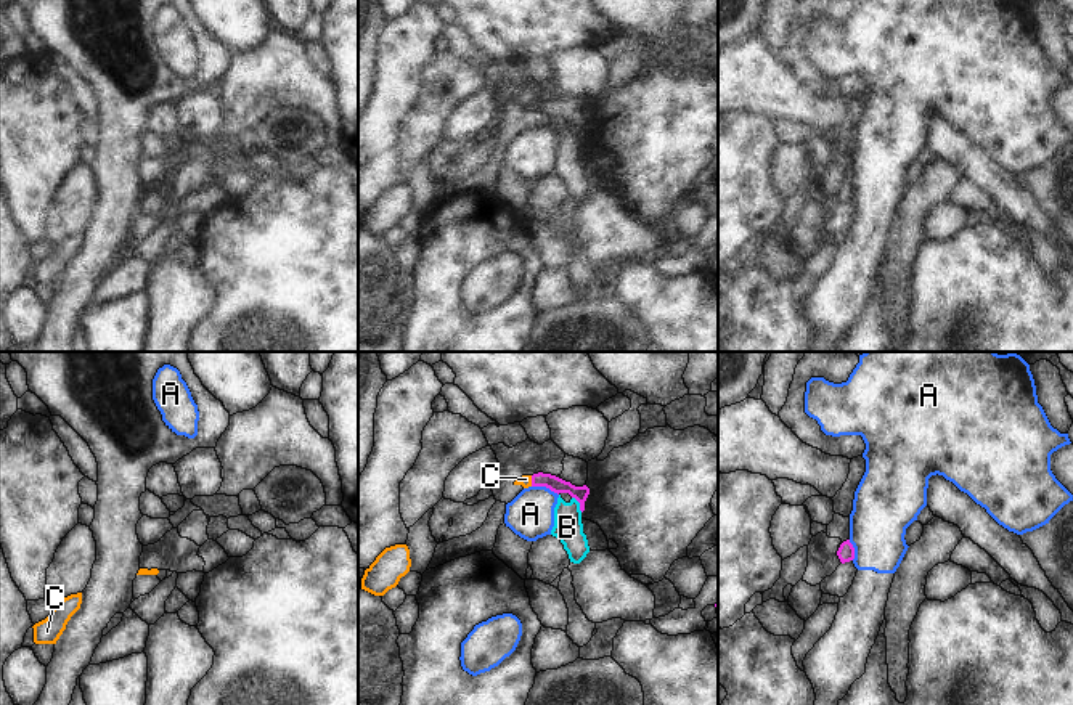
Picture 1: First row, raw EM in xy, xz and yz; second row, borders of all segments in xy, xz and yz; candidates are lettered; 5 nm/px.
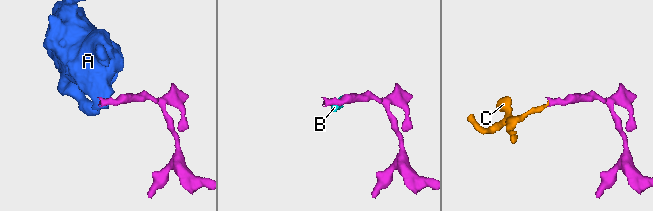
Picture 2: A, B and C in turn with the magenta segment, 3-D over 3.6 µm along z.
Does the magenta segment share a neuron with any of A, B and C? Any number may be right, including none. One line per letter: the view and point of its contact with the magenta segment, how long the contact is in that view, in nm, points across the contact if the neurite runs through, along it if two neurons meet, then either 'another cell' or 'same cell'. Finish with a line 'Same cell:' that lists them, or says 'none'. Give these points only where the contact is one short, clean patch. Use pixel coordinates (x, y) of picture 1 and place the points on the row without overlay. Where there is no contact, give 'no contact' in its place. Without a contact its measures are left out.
A: contact xz (545, 126); length 140 nm; border xz (532, 126), (545, 126), (558, 135); another cell
B: contact xz (580, 145); length 90 nm; border xz (572, 137), (582, 151); another cell
C: contact xz (532, 121); length 60 nm; way xz (554, 124), (532, 121), (526, 121); same cell
Same cell: C

